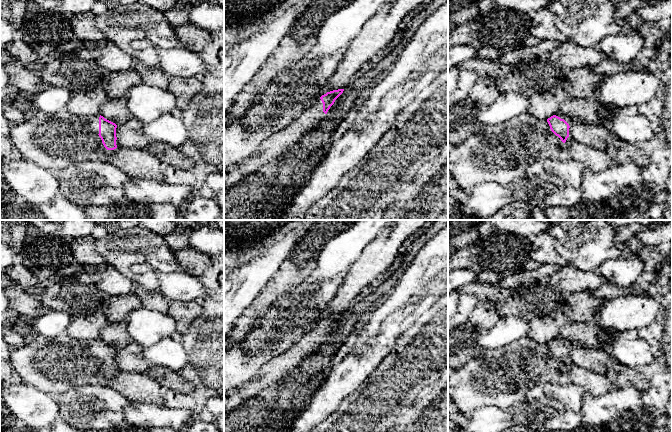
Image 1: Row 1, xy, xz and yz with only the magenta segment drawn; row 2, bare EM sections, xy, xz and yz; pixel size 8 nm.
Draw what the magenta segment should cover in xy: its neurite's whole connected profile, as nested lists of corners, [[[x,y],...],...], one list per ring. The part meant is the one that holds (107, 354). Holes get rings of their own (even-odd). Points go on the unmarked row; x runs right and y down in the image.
[[[100,338],[88,340],[88,347],[91,354],[97,358],[107,374],[114,374],[117,372],[116,369],[116,352],[117,349]]]

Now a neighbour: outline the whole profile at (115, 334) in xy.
[[[124,321],[108,323],[100,330],[99,338],[116,349],[122,348],[130,343],[127,324]]]

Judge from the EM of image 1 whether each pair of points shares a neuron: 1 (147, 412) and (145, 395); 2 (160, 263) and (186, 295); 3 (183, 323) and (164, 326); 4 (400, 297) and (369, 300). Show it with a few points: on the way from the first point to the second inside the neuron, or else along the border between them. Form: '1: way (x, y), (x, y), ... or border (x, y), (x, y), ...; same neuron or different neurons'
1: border (132, 400), (155, 404); different neurons
2: border (180, 270), (156, 273); different neurons
3: border (167, 313), (174, 320), (176, 331); different neurons
4: border (400, 274), (395, 286), (388, 294); different neurons

